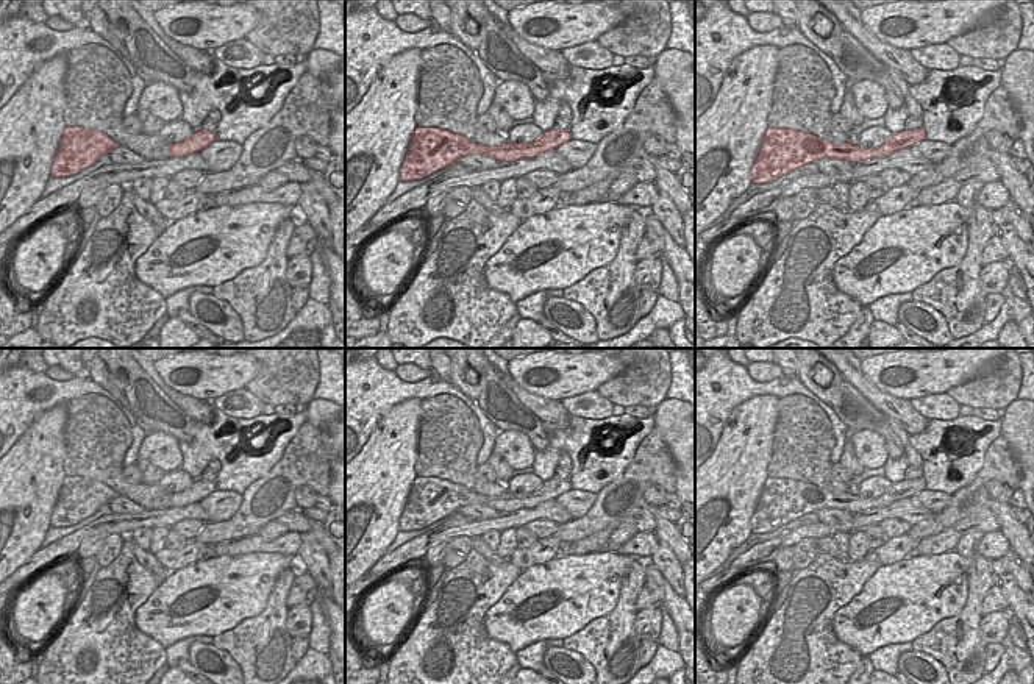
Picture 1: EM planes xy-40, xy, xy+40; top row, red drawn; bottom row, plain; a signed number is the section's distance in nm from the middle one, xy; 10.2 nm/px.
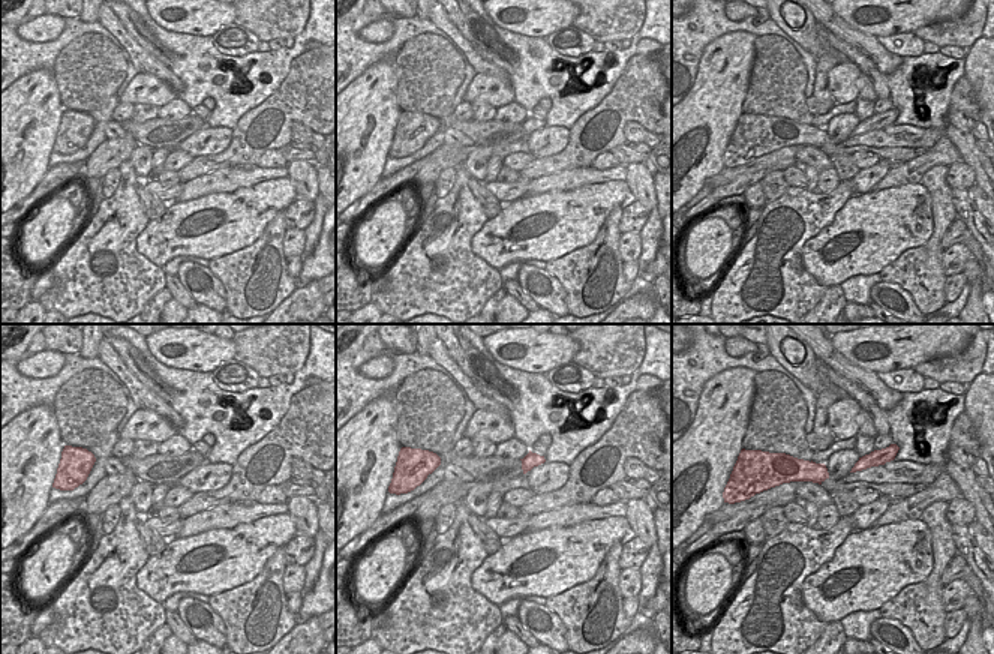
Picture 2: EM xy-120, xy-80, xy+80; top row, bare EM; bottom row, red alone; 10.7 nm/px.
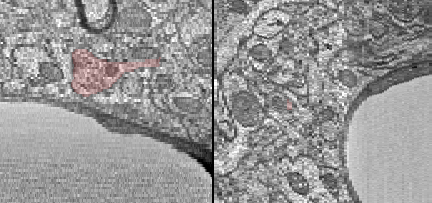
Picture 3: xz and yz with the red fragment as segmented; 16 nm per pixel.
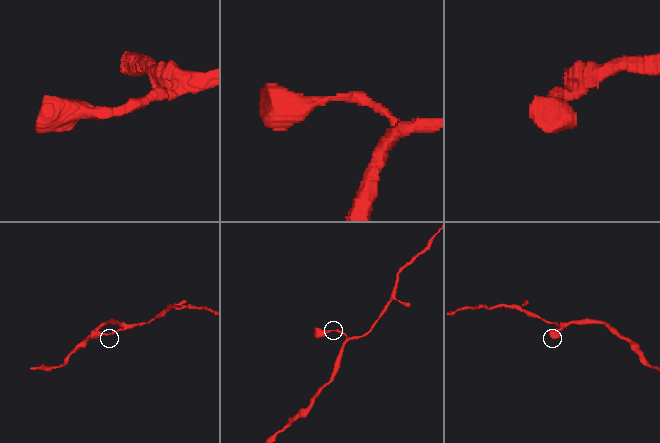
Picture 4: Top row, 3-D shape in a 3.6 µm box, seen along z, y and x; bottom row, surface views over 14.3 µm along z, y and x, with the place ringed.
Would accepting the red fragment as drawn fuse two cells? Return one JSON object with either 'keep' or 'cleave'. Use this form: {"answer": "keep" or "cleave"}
{"answer": "keep"}

